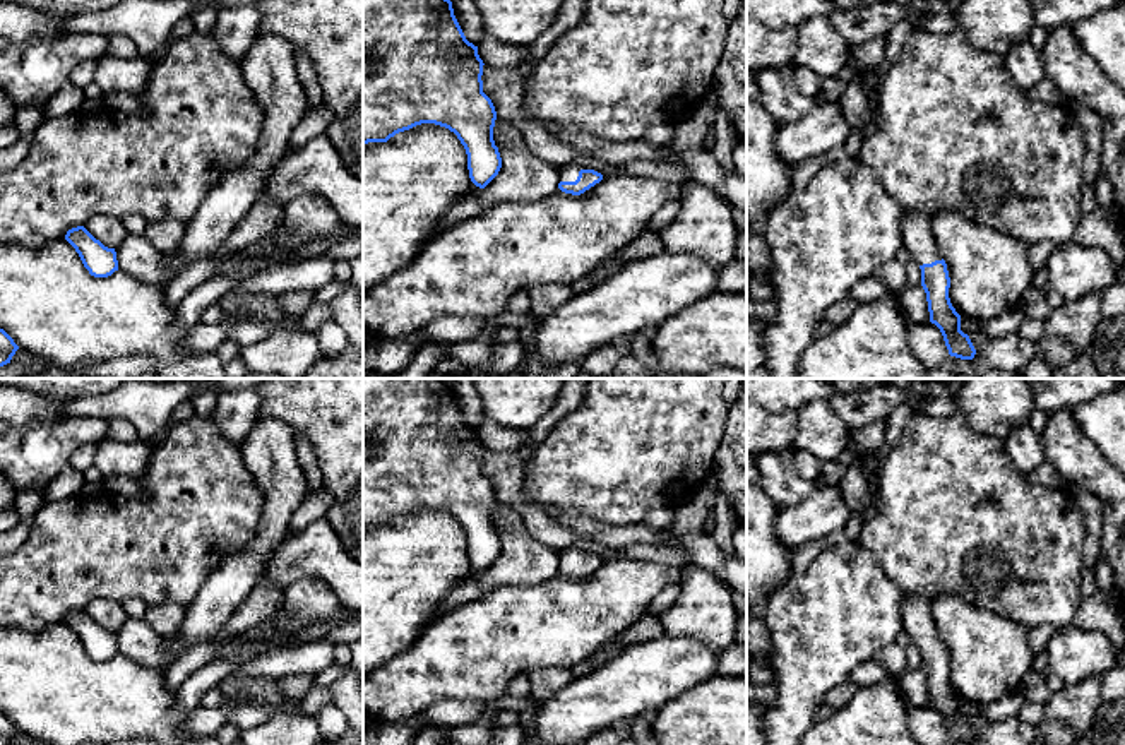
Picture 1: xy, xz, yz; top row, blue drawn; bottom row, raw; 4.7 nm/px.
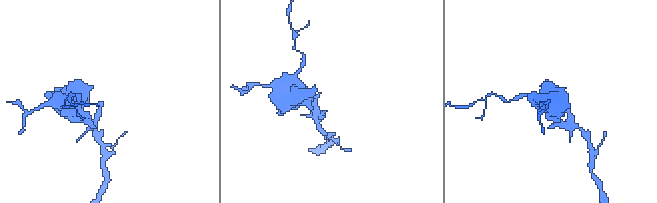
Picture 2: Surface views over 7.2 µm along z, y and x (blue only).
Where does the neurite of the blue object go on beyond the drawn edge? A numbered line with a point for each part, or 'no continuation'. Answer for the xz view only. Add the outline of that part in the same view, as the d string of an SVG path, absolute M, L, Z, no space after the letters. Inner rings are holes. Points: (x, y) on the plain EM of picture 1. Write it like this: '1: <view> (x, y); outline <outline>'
1: xz (569, 555); outline M574 546L562 550L558 553L560 565L575 565L580 553L587 553L587 551L580 551L577 548L574 548Z

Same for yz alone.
1: yz (918, 624); outline M923 594L904 596L902 603L904 632L918 649L942 644L933 623L930 601Z

